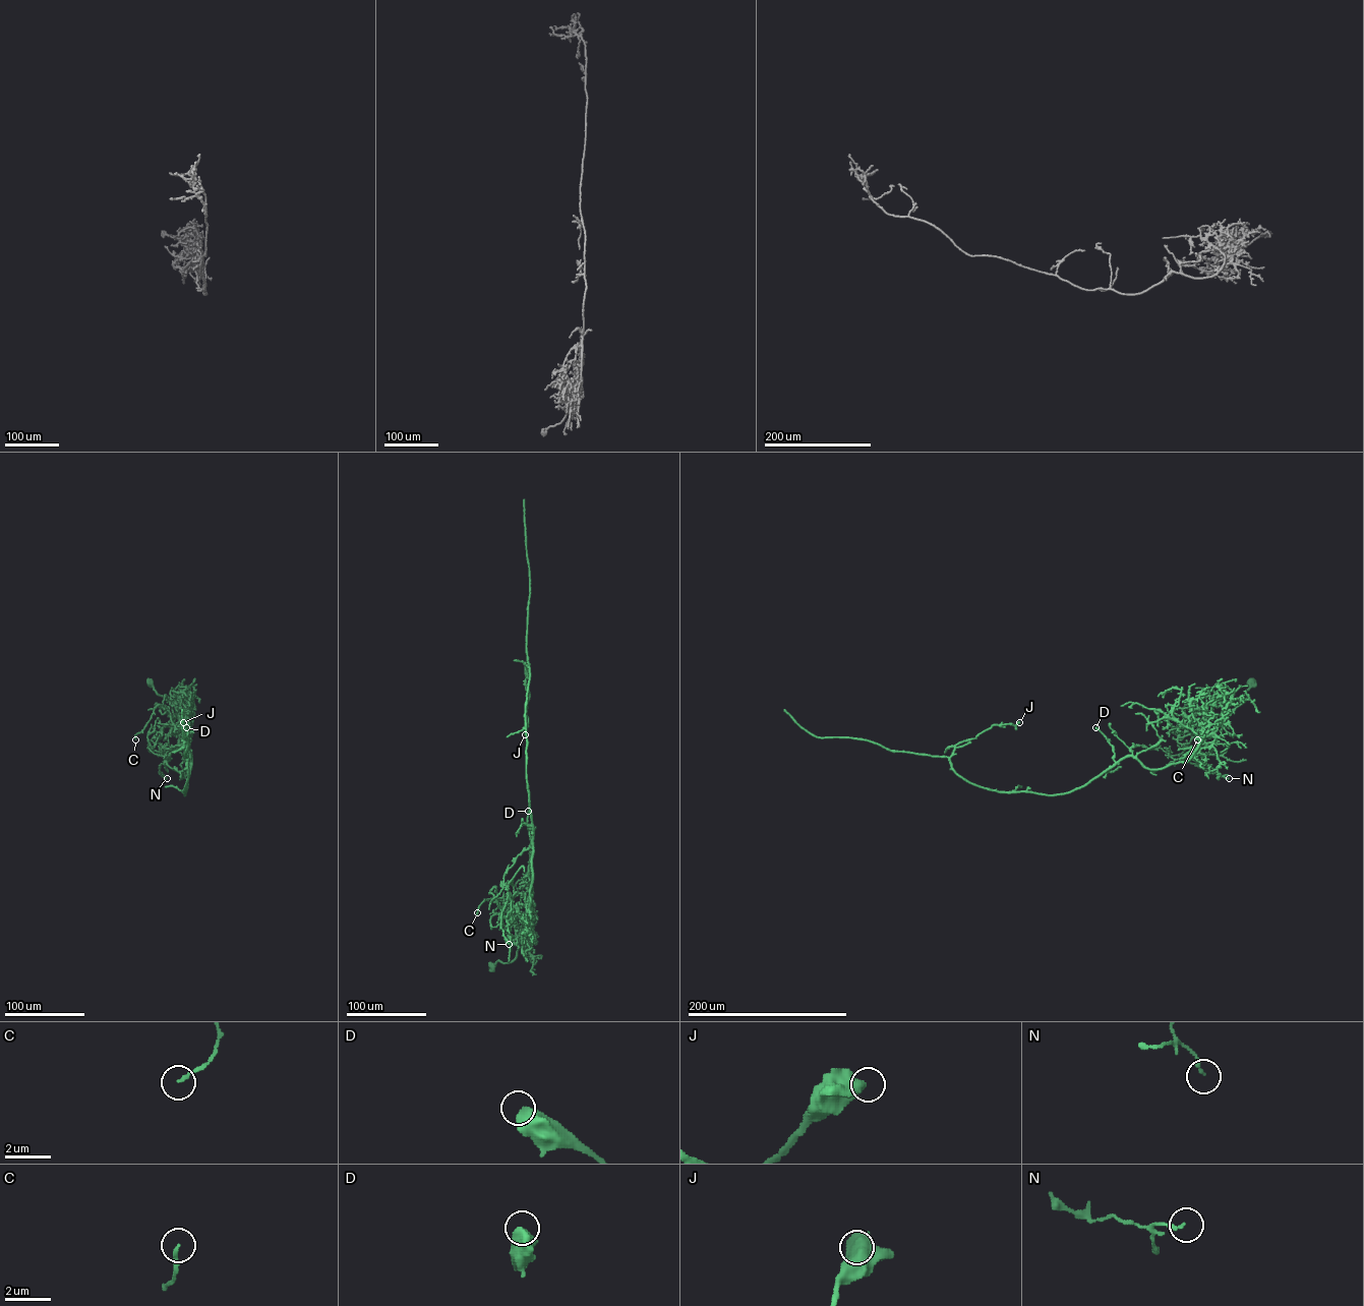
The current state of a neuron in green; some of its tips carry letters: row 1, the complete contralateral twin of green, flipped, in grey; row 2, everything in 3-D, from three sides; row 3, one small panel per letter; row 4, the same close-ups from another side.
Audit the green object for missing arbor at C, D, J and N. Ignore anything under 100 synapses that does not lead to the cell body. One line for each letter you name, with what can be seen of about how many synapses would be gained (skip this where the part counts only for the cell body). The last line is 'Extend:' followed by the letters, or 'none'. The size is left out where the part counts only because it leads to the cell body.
Extend: none

